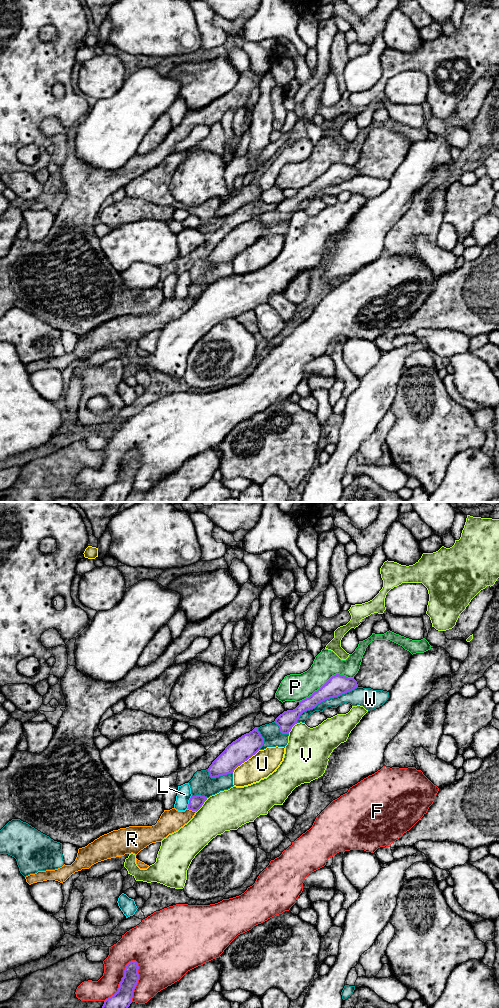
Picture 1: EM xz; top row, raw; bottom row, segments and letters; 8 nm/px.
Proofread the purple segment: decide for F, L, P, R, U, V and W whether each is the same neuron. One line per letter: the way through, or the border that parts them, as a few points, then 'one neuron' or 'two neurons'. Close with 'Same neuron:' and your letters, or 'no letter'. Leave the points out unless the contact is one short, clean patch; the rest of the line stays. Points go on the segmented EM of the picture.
F: two neurons
L: two neurons
P: two neurons
R: border xz (187, 808), (196, 811); two neurons
U: two neurons
V: two neurons
W: two neurons
Same neuron: no letter

